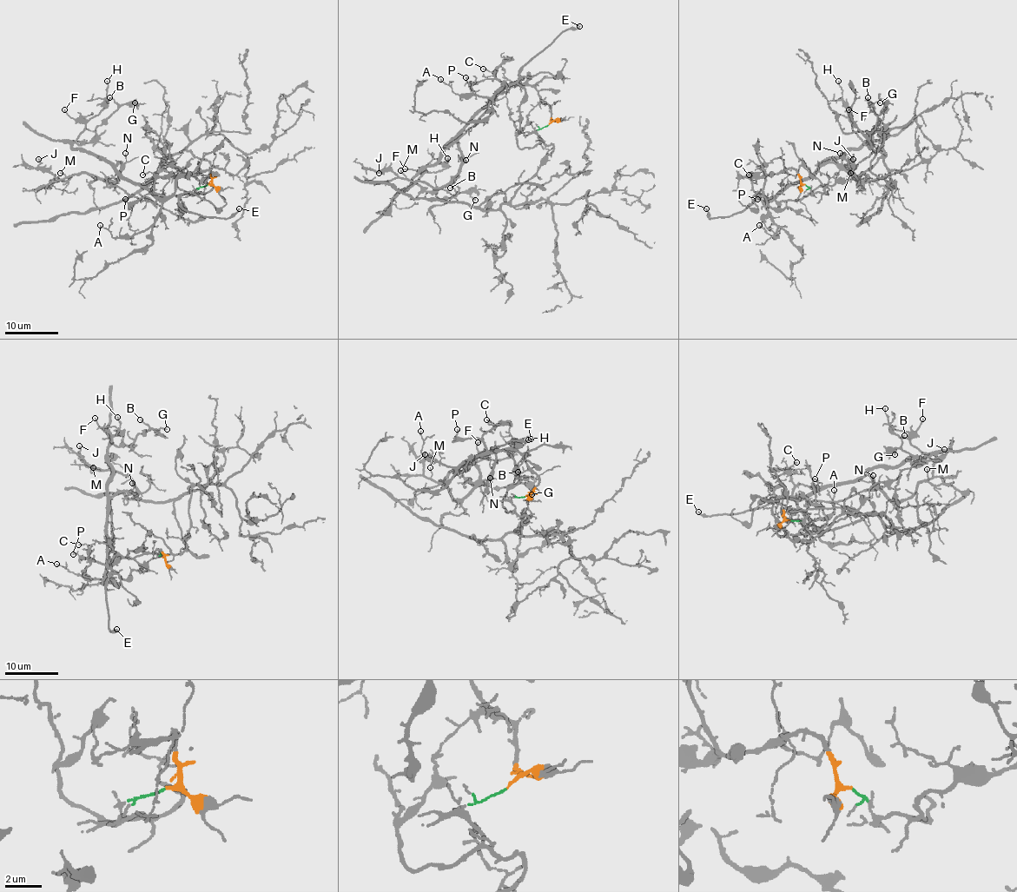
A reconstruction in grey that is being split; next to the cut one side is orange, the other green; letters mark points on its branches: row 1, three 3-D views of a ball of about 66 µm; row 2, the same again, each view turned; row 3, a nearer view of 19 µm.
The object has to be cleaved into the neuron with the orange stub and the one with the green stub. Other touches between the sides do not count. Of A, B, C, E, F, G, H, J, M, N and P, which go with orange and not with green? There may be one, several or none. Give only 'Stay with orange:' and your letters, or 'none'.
Stay with orange: A, B, C, E, F, G, H, J, M, N, P

